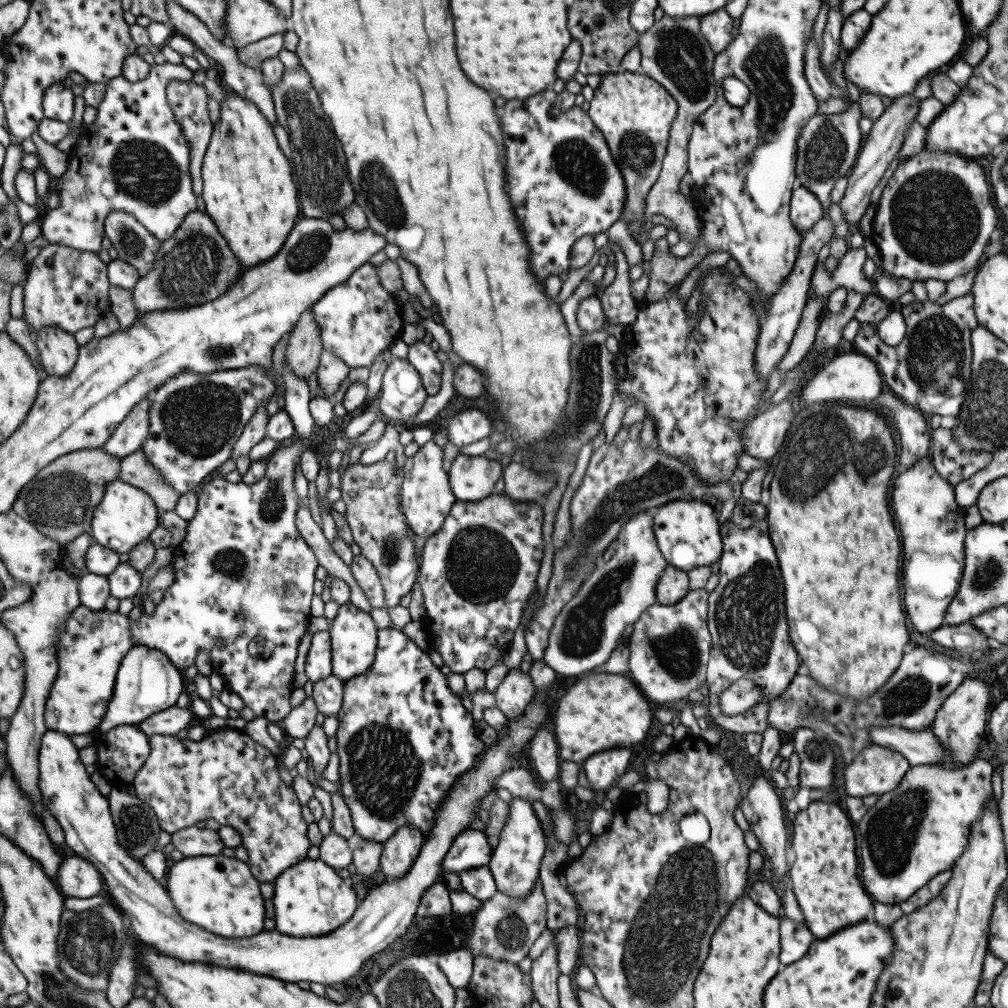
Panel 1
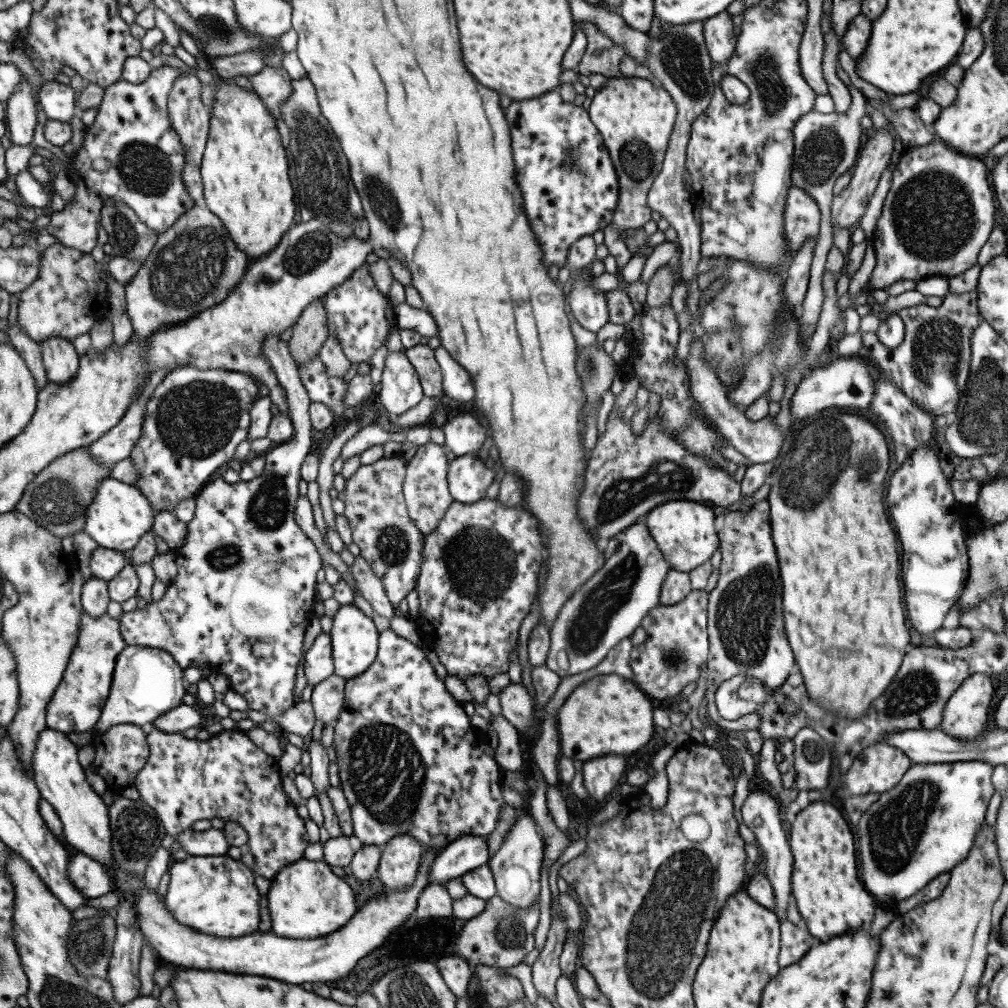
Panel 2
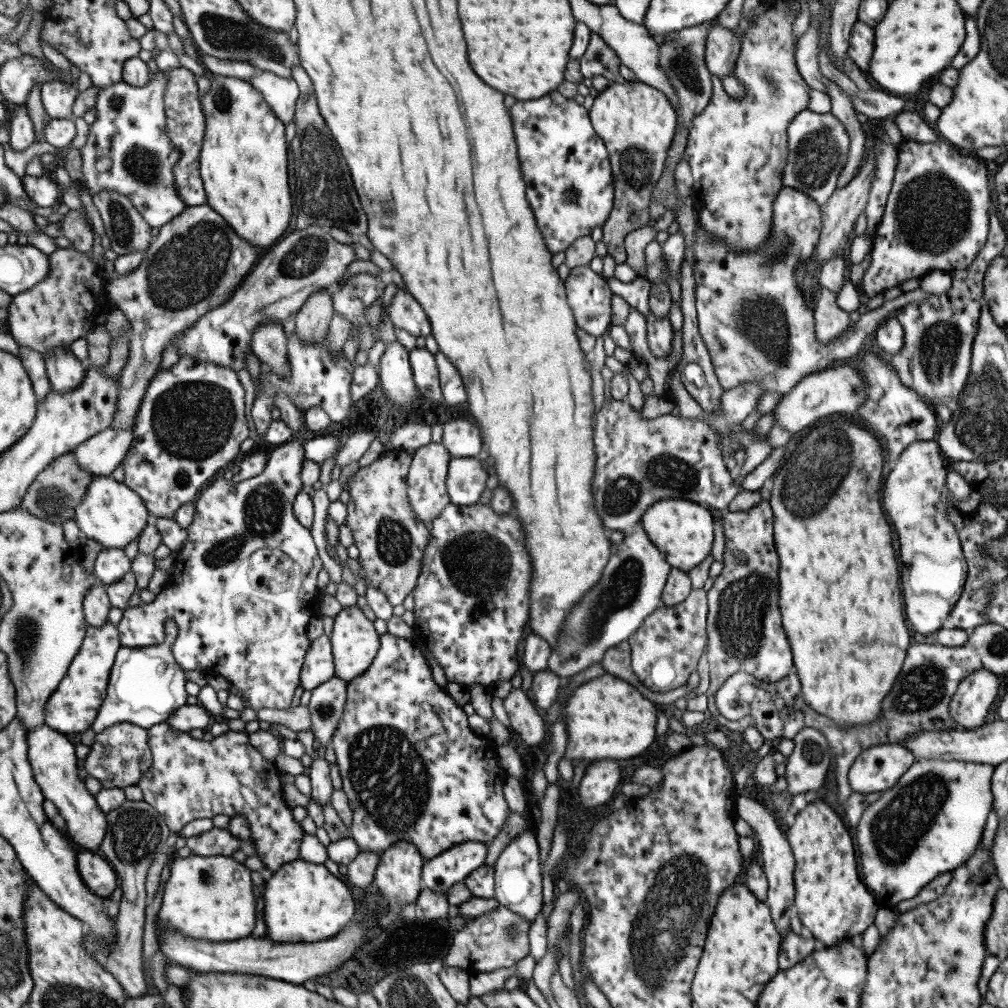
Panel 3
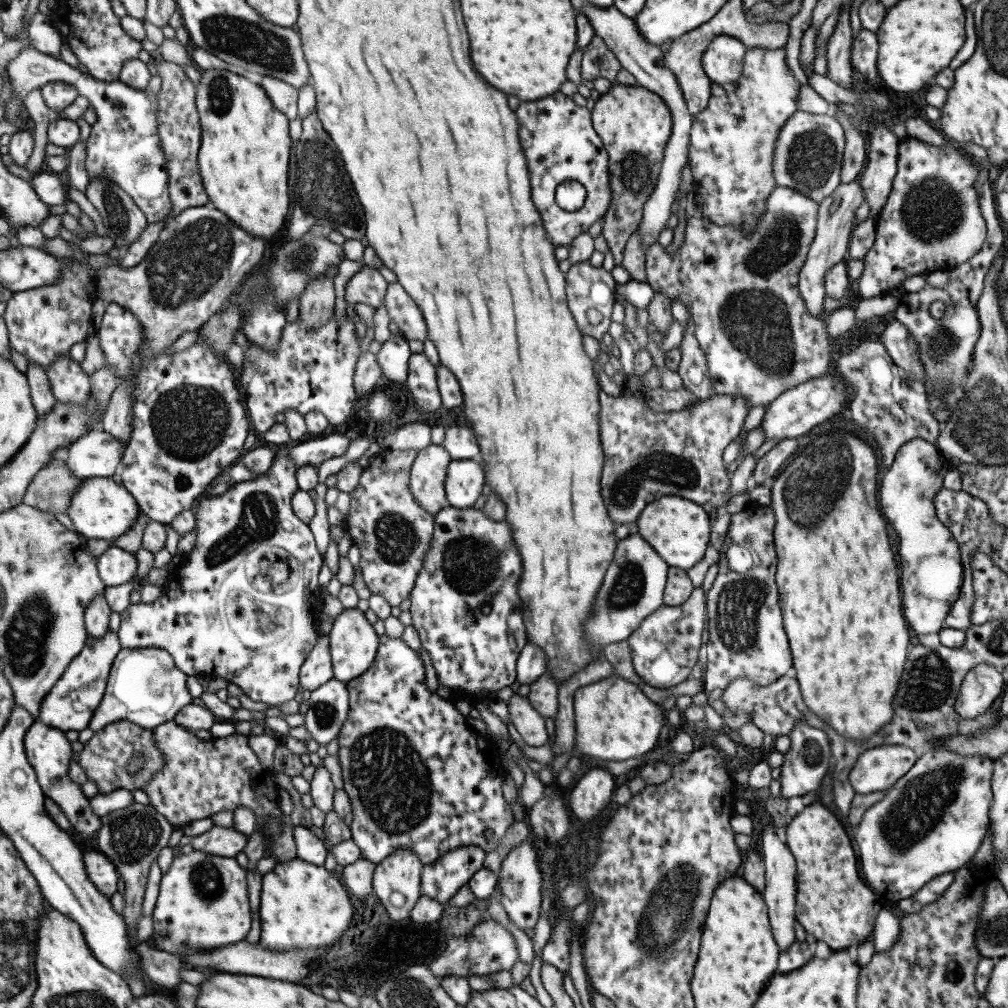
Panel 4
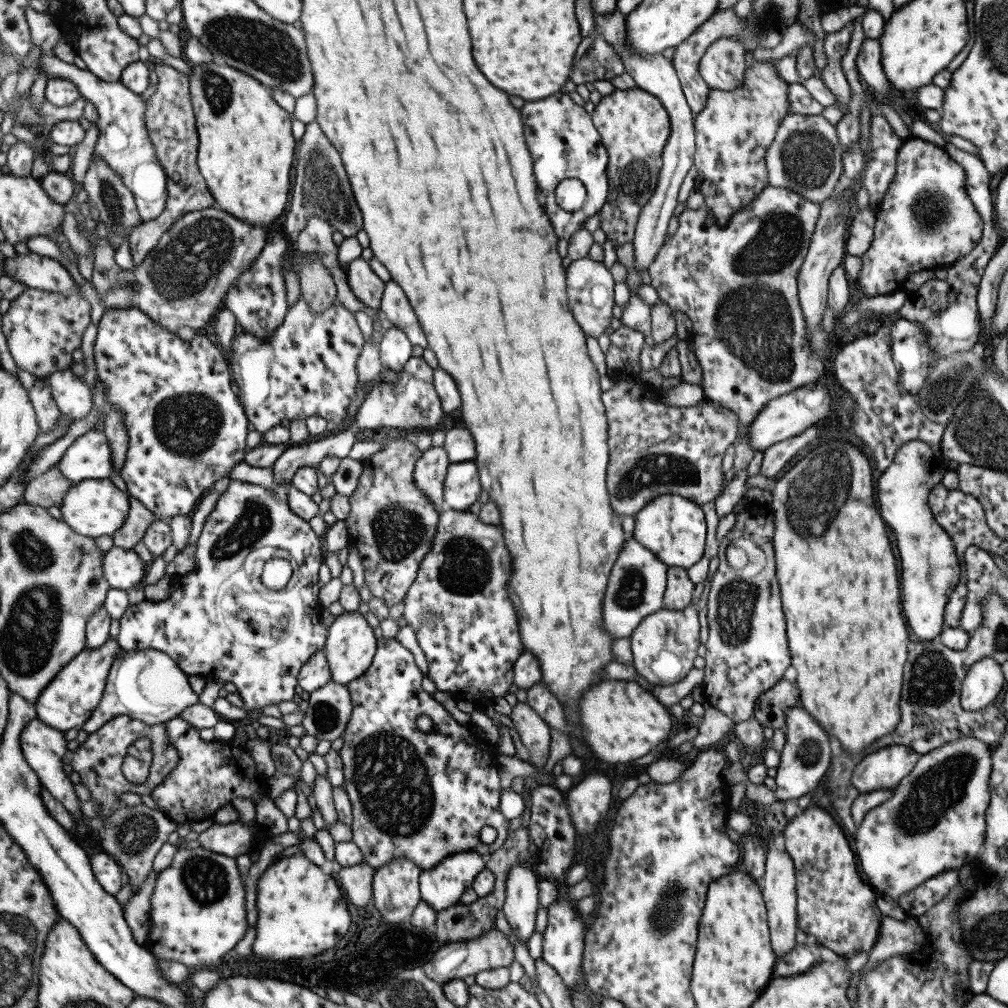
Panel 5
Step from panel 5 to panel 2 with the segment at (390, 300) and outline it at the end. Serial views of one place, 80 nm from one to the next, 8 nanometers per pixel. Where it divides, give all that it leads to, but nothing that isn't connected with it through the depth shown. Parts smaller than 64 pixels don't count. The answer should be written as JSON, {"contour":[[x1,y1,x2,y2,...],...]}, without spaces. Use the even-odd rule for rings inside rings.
{"contour":[[405,302,392,306,394,324,397,330,412,330,421,337,437,338,437,326,434,318,425,310,411,308]]}

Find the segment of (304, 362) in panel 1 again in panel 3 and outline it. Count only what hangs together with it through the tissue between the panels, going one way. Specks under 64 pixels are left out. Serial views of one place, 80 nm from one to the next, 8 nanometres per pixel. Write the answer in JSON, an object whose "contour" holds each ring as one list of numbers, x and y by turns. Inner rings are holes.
{"contour":[[323,288,307,297,307,301,295,313,295,337,303,343,321,343,328,332,333,316,332,289]]}

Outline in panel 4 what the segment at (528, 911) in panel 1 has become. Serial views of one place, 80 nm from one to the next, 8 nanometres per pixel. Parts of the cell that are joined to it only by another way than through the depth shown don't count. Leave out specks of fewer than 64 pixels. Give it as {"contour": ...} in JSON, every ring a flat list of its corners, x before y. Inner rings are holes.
{"contour":[[485,916,485,920,477,923,469,935,449,938,445,950,428,967,437,978,449,975,467,977,509,970,517,961,517,946,513,935,501,923]]}

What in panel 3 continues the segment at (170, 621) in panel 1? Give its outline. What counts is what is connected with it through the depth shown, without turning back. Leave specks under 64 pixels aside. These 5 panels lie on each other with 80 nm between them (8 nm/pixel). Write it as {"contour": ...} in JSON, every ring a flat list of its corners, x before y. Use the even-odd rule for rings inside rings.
{"contour":[[264,322,251,333,250,351,257,360,273,374,284,378,290,373,290,366,285,351,286,336,281,322],[303,441,285,442,278,445,266,460,266,465,257,476,237,482,235,486,229,484,226,479,216,479,207,485,194,500,194,515,192,523,186,528,186,537,182,548,175,552,174,567,166,578,167,583,162,591,155,595,149,603,140,603,135,607,122,610,122,619,116,624,118,639,121,647,141,648,169,642,169,648,175,662,181,667,183,672,188,670,200,670,202,672,211,671,223,676,229,684,235,686,241,694,245,704,254,711,260,708,283,710,291,704,293,692,300,684,300,668,304,659,304,654,309,648,307,640,307,624,311,616,320,616,321,589,317,588,315,581,317,572,321,570,321,561,317,555,311,534,304,526,301,526,295,515,292,513,292,504,295,496,301,489,300,468,304,461,302,449]]}

